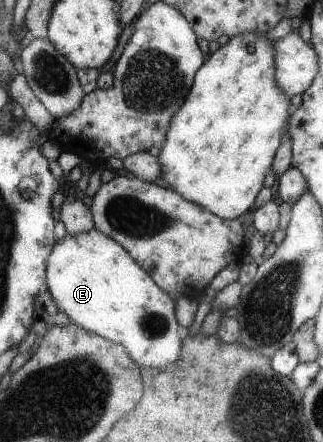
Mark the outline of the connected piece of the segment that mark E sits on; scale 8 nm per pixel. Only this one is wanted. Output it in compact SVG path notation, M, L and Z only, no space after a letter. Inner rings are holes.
M94 227L82 233L66 233L60 241L54 243L46 266L46 285L54 303L70 322L118 343L129 352L138 367L166 367L178 359L180 343L188 335L188 331L176 321L176 305L170 299L171 295L153 282L153 278L121 244L102 235Z

